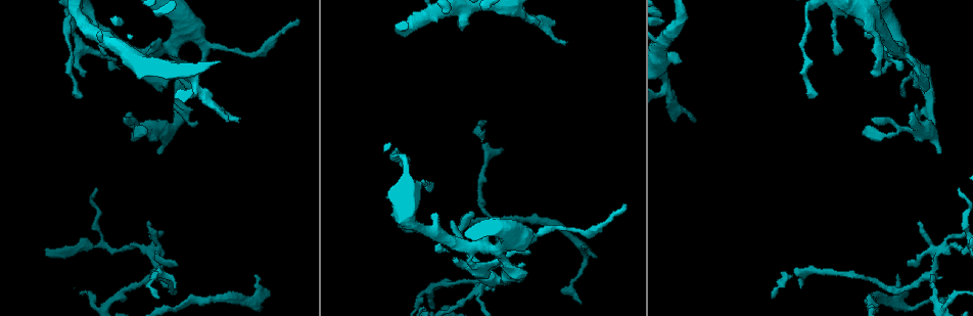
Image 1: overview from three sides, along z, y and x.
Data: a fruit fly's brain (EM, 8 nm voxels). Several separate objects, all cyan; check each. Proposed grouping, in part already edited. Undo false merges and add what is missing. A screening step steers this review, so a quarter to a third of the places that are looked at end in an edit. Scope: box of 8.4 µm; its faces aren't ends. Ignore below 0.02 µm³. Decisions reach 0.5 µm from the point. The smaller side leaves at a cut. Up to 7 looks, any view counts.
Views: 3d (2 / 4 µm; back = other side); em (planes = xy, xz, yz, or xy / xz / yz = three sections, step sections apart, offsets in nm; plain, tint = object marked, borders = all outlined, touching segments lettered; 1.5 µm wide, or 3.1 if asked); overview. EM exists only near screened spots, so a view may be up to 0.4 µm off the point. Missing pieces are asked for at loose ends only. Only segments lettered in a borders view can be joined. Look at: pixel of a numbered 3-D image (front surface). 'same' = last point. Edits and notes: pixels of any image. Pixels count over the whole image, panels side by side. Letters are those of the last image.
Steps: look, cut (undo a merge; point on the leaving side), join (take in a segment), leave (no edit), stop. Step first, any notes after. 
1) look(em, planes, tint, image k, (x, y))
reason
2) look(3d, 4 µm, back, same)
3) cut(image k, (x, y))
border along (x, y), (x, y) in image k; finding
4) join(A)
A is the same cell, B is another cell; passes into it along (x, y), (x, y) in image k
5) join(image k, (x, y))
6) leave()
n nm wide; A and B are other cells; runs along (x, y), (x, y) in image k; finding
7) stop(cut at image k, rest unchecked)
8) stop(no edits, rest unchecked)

look(em, planes, borders, image 1, (236, 120))
free end

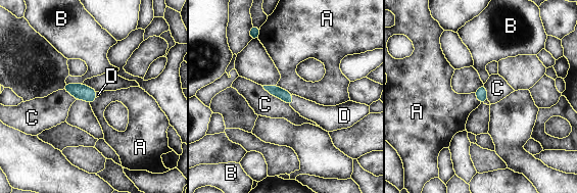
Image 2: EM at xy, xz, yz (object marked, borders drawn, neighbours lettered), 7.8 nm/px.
join(D)
D is the same cell, A, B and C are other cells; passes into it along (276, 91), (292, 100), (320, 114) in image 2; the cell continues

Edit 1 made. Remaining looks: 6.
look(3d, 2 µm, image 1, (800, 288))
free end

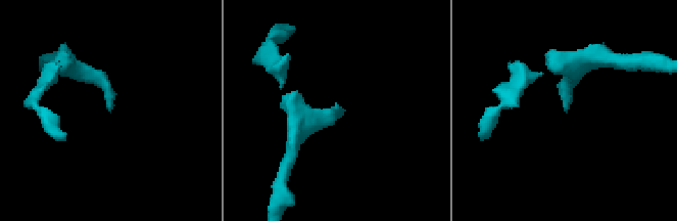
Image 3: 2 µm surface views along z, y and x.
look(em, xy, step 8, borders, image 3, (109, 111))

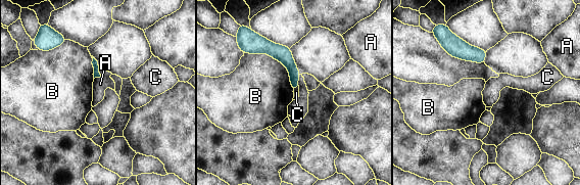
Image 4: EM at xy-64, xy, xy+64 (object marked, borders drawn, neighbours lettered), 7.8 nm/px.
look(em, planes, borders, same)
another direction

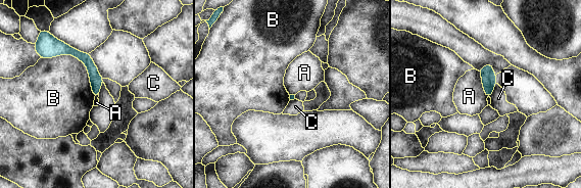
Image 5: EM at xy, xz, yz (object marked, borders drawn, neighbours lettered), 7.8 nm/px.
leave()
B touches over 550 nm; A, B and C are other cells; runs along (60, 47), (91, 66), (96, 93) in image 5; none of them fits

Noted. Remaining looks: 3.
look(em, xy, step 4, tint, image 1, (581, 245))
an open end

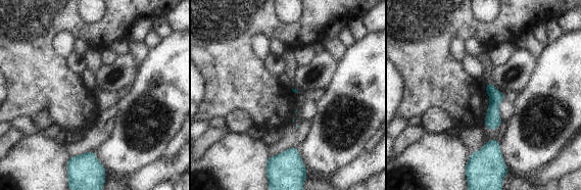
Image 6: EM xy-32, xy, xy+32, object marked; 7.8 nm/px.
look(em, planes, tint, same)
cut it another way

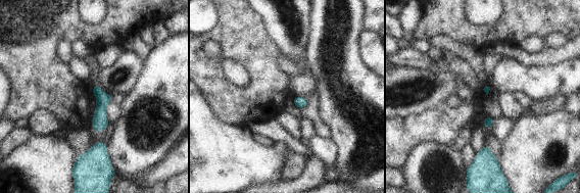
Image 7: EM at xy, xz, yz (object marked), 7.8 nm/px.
look(em, planes, borders, same)
see the neighbours

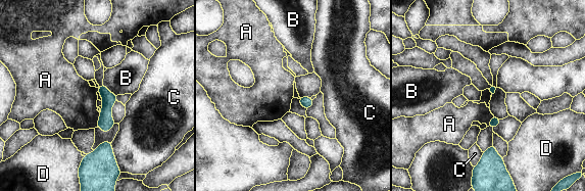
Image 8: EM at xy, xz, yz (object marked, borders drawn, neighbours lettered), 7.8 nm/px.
leave()
D touches over 280 nm; A, B, C and D are other cells; border along (100, 112), (96, 127) in image 8; no lettered segment goes on from it

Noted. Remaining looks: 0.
stop(join at image 2, rest unchecked)

